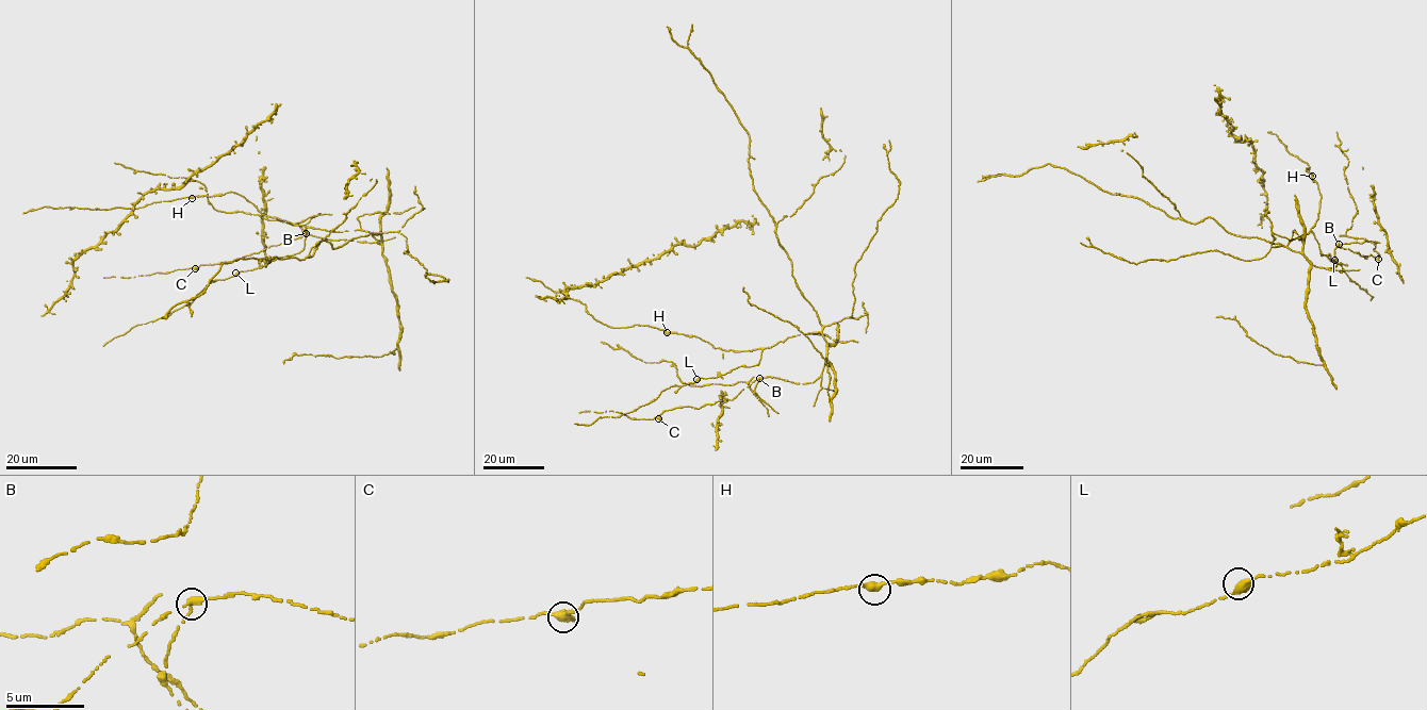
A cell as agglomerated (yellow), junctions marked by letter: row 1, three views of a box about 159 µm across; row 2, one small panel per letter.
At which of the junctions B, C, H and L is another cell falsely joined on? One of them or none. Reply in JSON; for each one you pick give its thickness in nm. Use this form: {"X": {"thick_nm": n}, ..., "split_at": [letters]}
{"B": {"thick_nm": 400}, "split_at": ["B"]}

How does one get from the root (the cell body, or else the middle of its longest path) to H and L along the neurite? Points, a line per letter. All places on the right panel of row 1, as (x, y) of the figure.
H: (1312, 228), (1317, 219), (1322, 196), (1312, 176)
L: (1312, 228), (1322, 256), (1334, 260)

